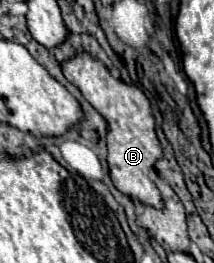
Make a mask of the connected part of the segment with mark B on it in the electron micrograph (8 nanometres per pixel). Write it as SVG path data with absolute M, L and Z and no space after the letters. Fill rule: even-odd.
M82 53L62 65L62 71L70 83L74 83L82 95L92 103L96 111L102 113L102 117L108 121L108 165L110 165L110 177L118 191L124 195L138 199L144 205L150 205L154 209L162 209L164 201L150 179L150 173L154 171L156 161L162 159L162 145L156 137L156 121L150 107L148 97L134 85L128 85L120 79L114 79L110 71L96 61L92 55Z

